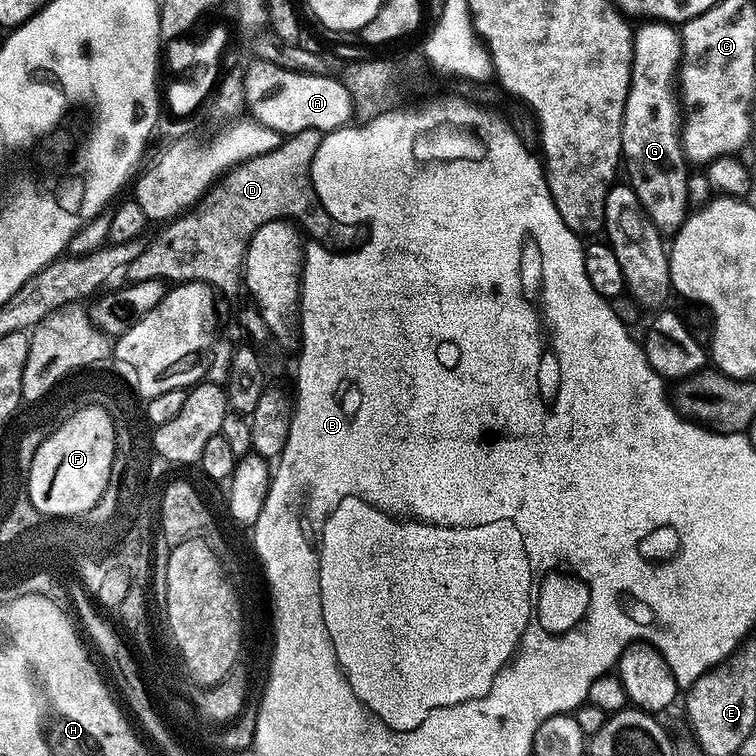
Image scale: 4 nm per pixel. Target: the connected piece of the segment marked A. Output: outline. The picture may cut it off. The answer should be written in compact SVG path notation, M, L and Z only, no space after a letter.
M261 58L253 59L252 62L252 65L244 68L245 105L251 119L257 124L281 134L301 132L307 128L314 128L321 134L327 134L345 127L351 121L348 119L353 119L352 99L344 86L343 79L336 77L335 80L335 75L332 74L313 76L311 72L292 71Z

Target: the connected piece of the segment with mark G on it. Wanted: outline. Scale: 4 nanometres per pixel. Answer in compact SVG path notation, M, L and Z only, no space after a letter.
M644 22L635 29L632 38L632 73L626 94L622 118L622 160L628 164L630 186L638 194L646 214L661 233L672 234L684 223L690 209L687 202L687 180L690 173L680 147L682 114L678 112L678 94L674 83L680 64L680 34L673 25L663 22Z

